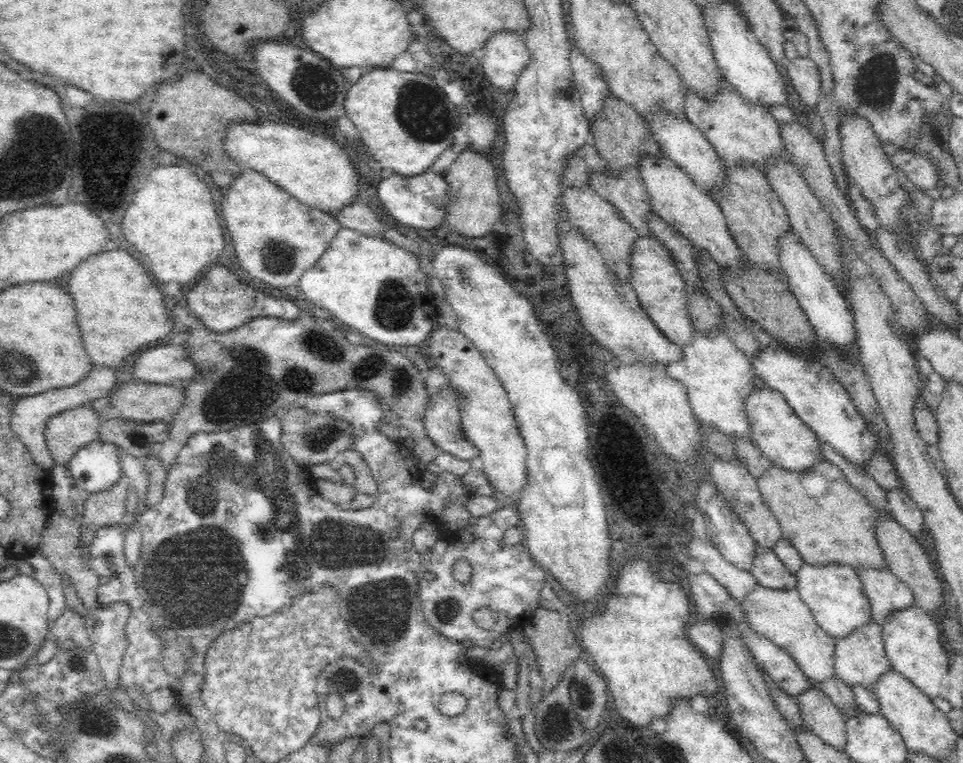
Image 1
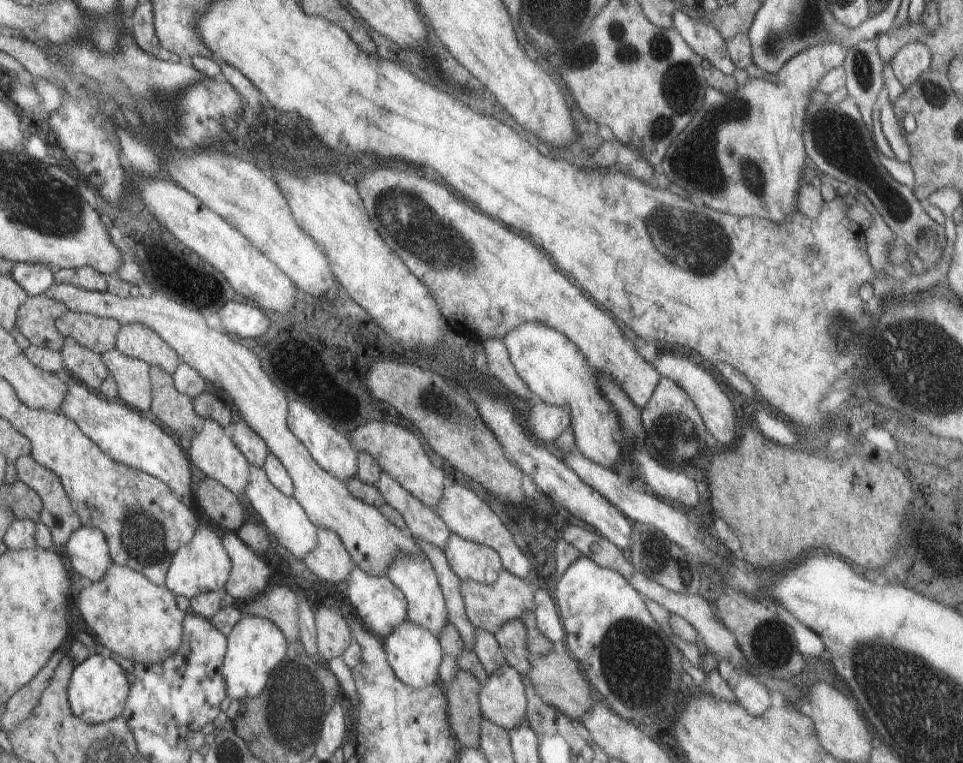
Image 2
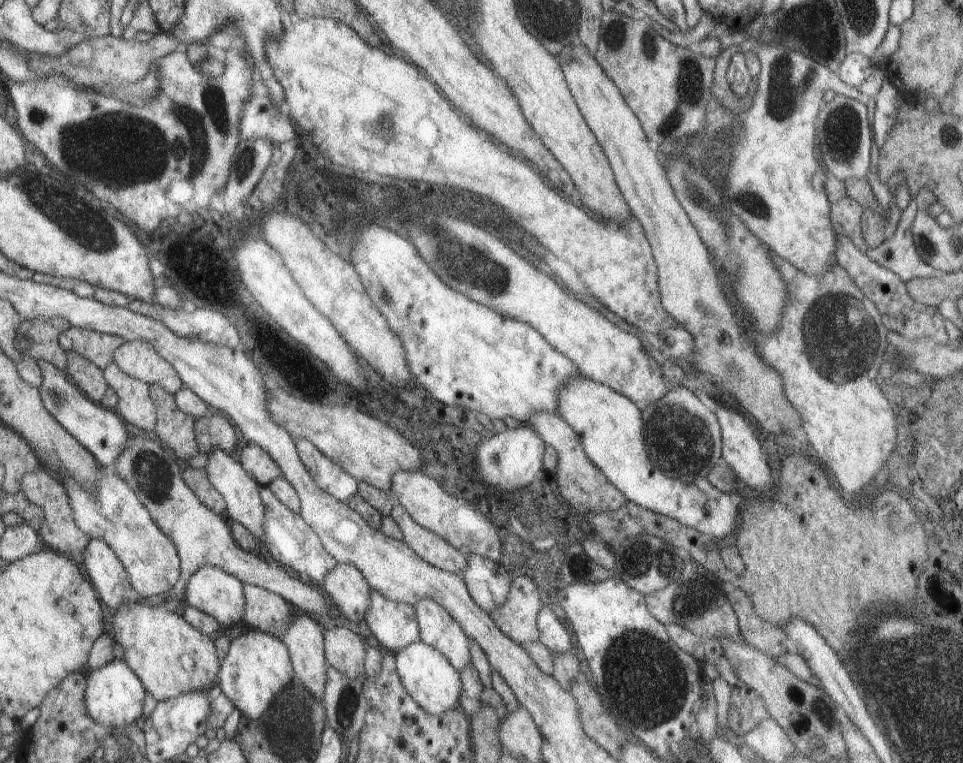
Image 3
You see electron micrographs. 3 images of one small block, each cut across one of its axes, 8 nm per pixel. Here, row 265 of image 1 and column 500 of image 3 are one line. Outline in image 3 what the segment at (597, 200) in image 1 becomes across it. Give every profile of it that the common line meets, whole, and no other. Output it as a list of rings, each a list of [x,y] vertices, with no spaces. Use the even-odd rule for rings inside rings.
[[[513,578],[509,600],[491,612],[497,628],[517,644],[531,644],[539,640],[537,616],[543,604],[539,586],[531,578]]]

